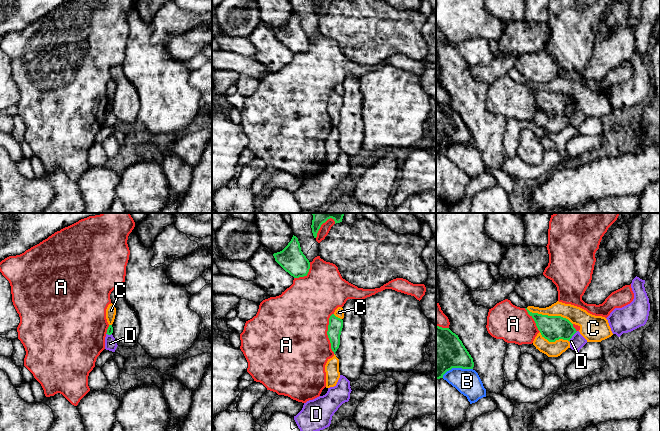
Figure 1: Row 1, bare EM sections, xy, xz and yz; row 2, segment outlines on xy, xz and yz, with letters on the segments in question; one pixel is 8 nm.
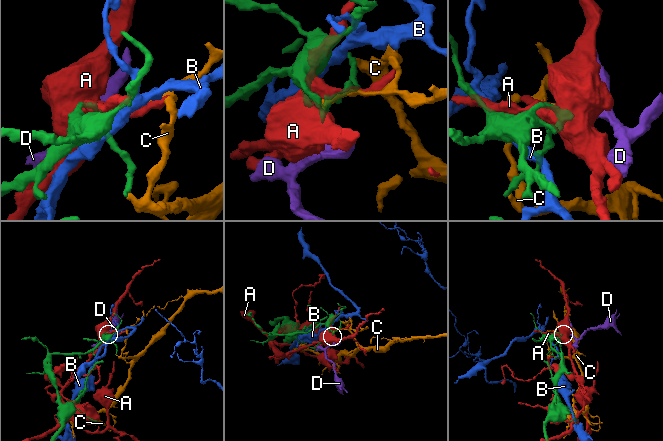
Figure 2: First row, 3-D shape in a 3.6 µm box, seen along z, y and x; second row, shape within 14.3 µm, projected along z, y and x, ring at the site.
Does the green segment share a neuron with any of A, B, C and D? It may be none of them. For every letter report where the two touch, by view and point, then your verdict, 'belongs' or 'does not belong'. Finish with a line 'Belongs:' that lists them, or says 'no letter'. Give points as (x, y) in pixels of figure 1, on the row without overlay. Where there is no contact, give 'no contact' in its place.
A: meets green in xz at (327, 109); does not belong
B: meets green in yz at (456, 143); does not belong
C: meets green in yz at (549, 92); does not belong
D: meets green in yz at (572, 111); does not belong
Belongs: no letter

